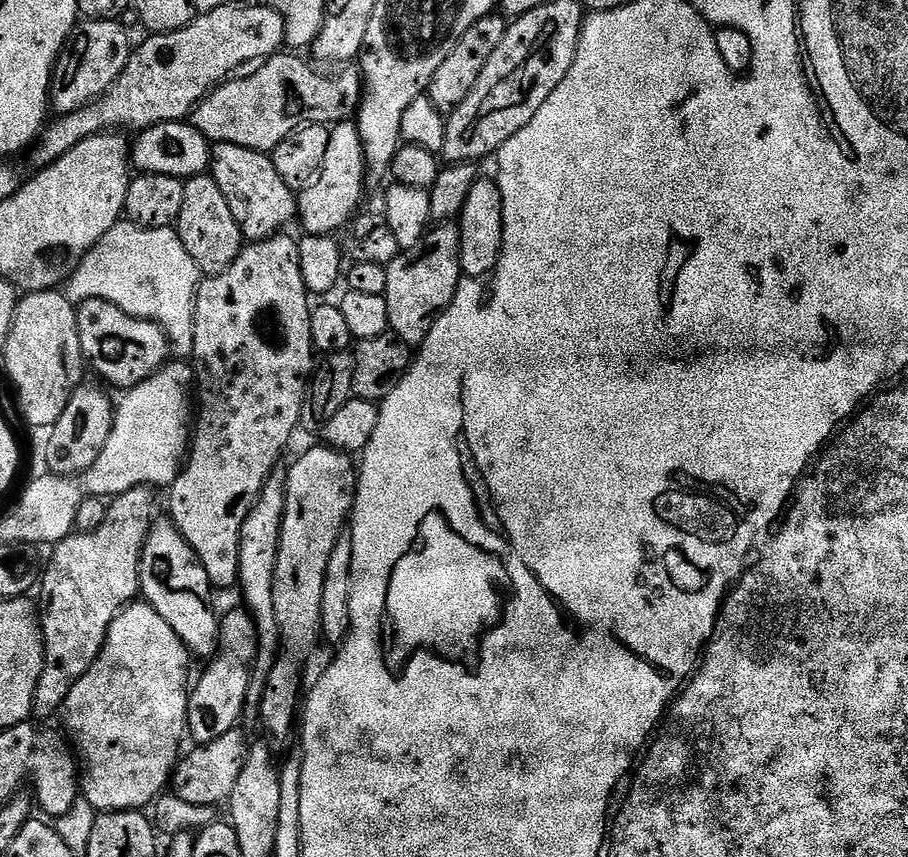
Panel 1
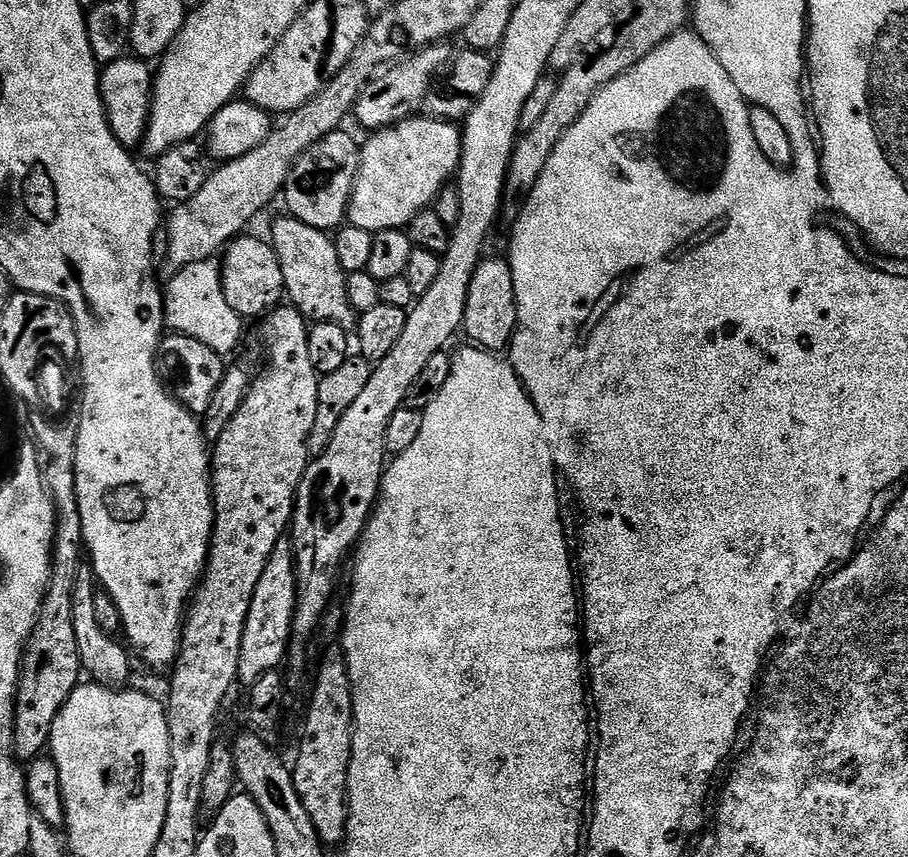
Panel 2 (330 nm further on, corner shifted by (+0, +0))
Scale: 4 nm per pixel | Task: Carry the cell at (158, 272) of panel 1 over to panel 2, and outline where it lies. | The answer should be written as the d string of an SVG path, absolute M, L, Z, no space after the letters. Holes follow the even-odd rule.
M215 259L194 262L171 277L172 280L163 289L164 322L173 333L198 338L210 350L227 357L240 344L240 335L244 332L245 321L226 302L222 290L220 264Z

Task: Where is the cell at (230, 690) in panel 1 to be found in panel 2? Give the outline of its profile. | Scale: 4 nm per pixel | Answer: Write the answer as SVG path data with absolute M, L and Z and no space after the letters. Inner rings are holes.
M285 538L274 546L258 586L250 602L246 626L242 634L242 654L238 654L238 681L241 685L250 686L262 678L262 674L277 671L280 663L289 655L288 640L292 635L292 618L296 613L296 558L291 539Z

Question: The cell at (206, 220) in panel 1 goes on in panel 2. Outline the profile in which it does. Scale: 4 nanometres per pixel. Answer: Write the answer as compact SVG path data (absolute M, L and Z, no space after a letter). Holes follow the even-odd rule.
M241 234L223 249L220 277L222 290L226 294L226 302L230 302L230 310L234 310L242 318L248 316L263 317L281 303L284 292L282 266L278 266L276 251L267 239L259 240L256 236Z

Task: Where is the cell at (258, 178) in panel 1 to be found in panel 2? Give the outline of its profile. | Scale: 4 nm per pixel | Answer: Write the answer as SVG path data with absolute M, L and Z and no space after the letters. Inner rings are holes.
M291 214L272 224L272 249L276 251L278 266L282 266L284 292L291 307L297 308L305 321L317 324L341 324L351 329L357 323L348 297L348 277L338 262L335 239L325 229L306 226L306 222Z

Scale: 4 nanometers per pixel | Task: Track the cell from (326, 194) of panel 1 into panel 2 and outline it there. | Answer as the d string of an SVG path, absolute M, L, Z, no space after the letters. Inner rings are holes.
M420 114L415 118L399 120L389 128L373 131L369 136L372 137L363 141L360 150L360 165L352 187L352 200L348 203L347 223L373 234L391 228L404 228L416 217L416 213L425 211L440 195L441 188L457 175L464 145L461 129L455 123L433 120Z

